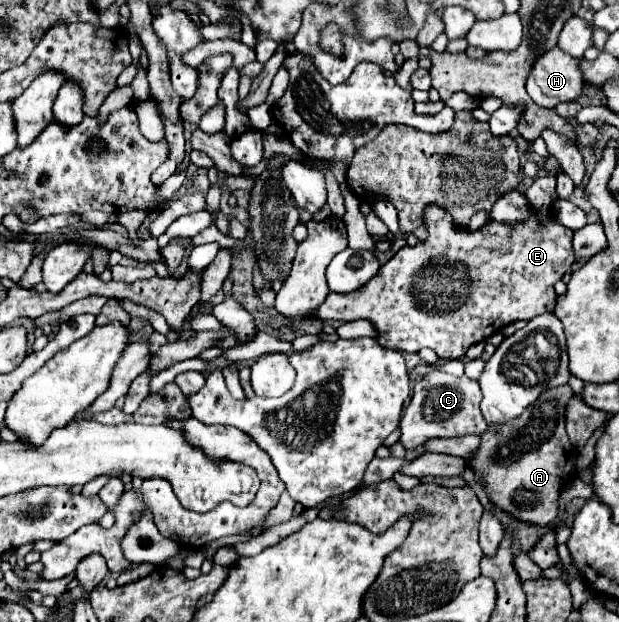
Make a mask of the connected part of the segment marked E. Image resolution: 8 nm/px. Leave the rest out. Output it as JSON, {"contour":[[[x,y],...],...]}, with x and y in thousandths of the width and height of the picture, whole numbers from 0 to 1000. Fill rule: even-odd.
{"contour":[[[691,334],[685,344],[691,367],[691,386],[675,395],[653,395],[630,421],[624,421],[611,441],[582,466],[565,473],[533,469],[523,489],[511,498],[511,511],[569,518],[591,511],[604,518],[611,531],[611,550],[620,559],[646,566],[675,566],[698,559],[714,579],[746,576],[750,566],[798,534],[834,514],[859,514],[869,505],[892,502],[898,489],[895,457],[921,434],[931,412],[924,405],[924,370],[889,350],[885,360],[869,357],[869,344],[859,341],[856,354],[837,363],[814,363],[788,357],[769,373],[737,367],[730,350],[714,334]]]}

